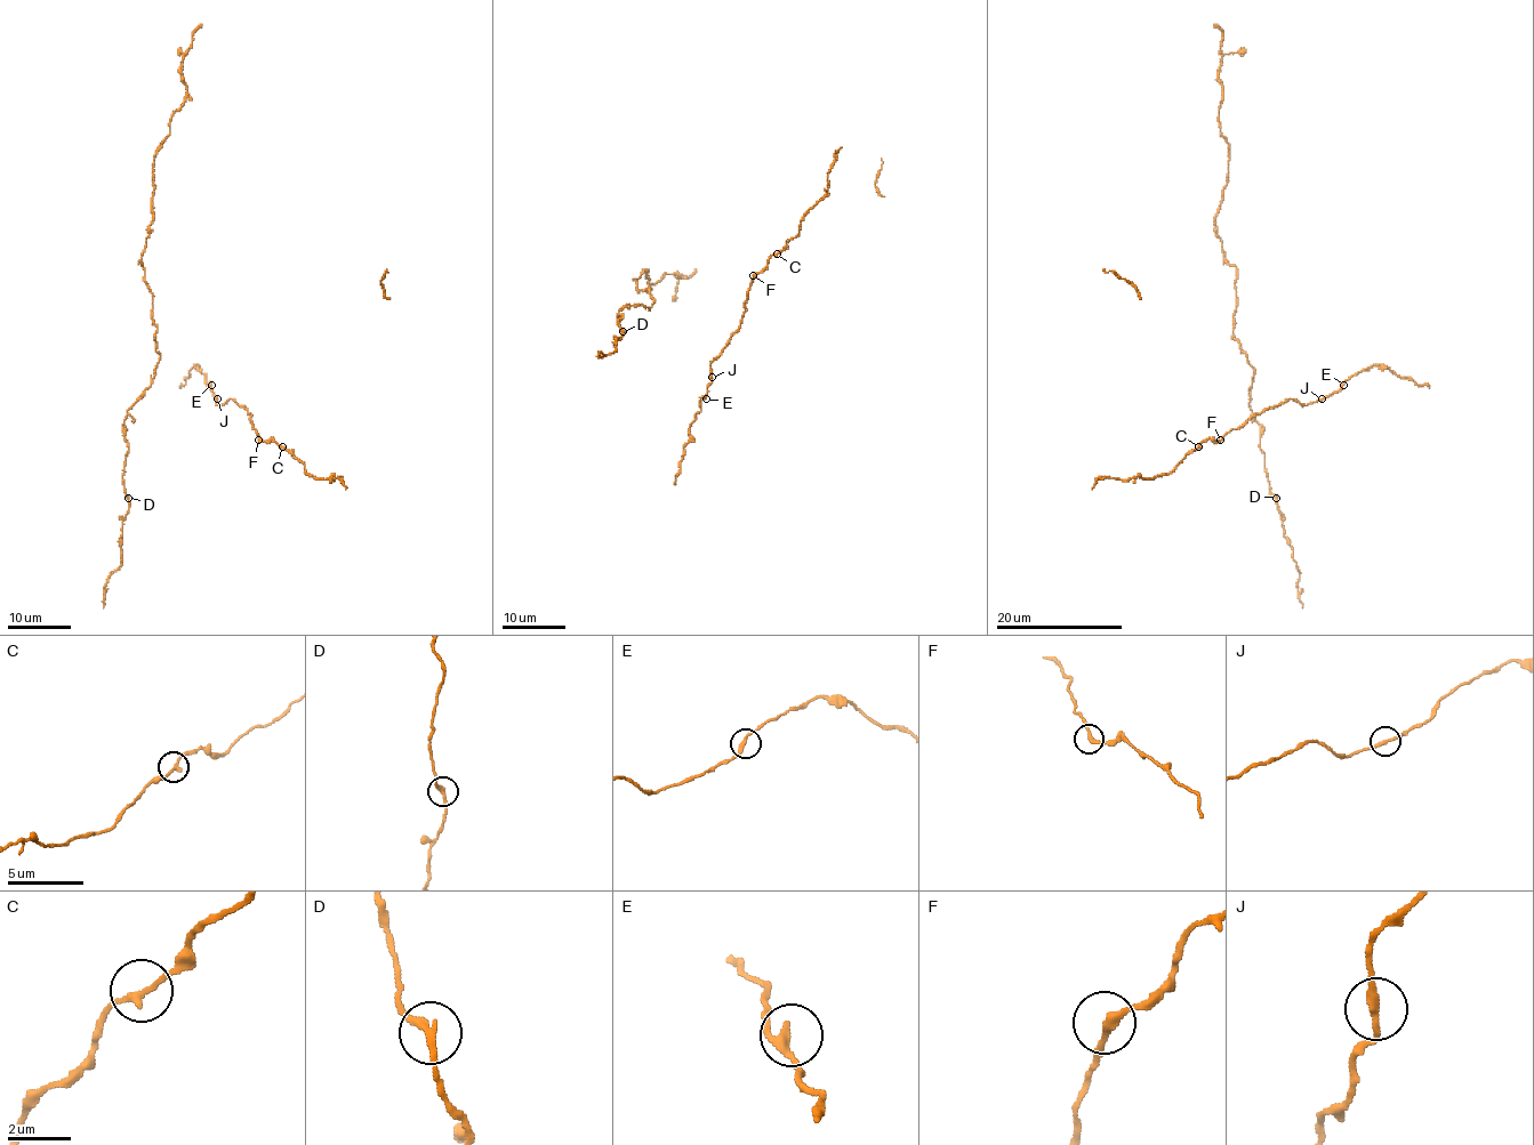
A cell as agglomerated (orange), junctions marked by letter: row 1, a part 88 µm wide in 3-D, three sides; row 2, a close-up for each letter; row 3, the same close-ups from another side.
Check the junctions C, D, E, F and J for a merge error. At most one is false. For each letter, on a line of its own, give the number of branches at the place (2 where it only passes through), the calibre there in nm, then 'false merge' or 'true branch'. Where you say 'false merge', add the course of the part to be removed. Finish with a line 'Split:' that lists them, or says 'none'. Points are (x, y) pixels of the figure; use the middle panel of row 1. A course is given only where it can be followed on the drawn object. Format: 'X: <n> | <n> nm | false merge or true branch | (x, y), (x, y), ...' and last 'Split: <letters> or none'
C: 2 | 220 nm | true branch
D: 2 | 240 nm | true branch
E: 2 | 240 nm | true branch
F: 2 | 220 nm | true branch
J: 2 | 240 nm | true branch
Split: none

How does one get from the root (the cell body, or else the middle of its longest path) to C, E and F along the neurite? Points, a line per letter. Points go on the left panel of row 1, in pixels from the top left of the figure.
C: (216, 405), (230, 398), (242, 405), (250, 414), (257, 435), (265, 442), (273, 438), (282, 446)
E: (216, 405), (217, 397), (211, 385)
F: (216, 405), (230, 398), (242, 405), (250, 414), (258, 440)

